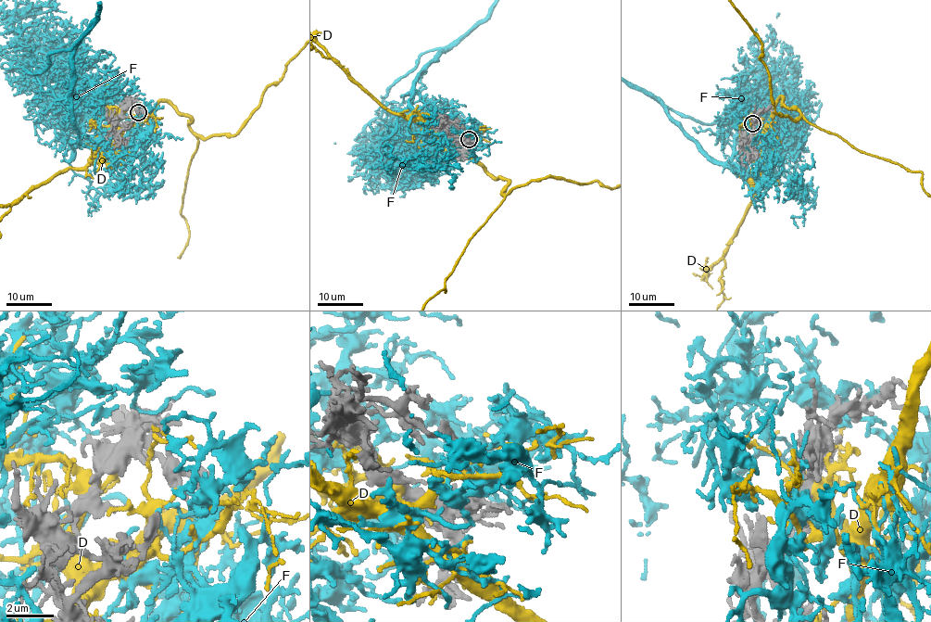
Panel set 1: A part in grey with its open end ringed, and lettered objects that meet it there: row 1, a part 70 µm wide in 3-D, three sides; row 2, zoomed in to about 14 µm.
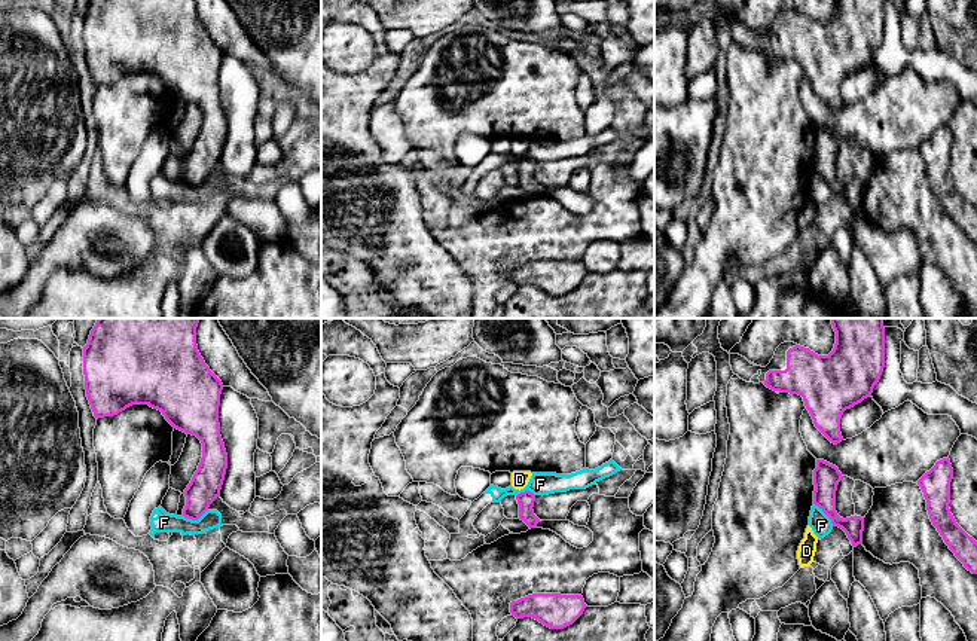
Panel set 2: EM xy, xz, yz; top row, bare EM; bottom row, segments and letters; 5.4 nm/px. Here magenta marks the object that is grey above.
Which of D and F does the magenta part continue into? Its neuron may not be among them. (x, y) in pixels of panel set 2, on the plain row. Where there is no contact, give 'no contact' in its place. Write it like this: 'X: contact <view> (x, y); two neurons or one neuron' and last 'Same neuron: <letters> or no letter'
D: no contact; two neurons
F: contact yz (826, 180); one neuron
Same neuron: F

